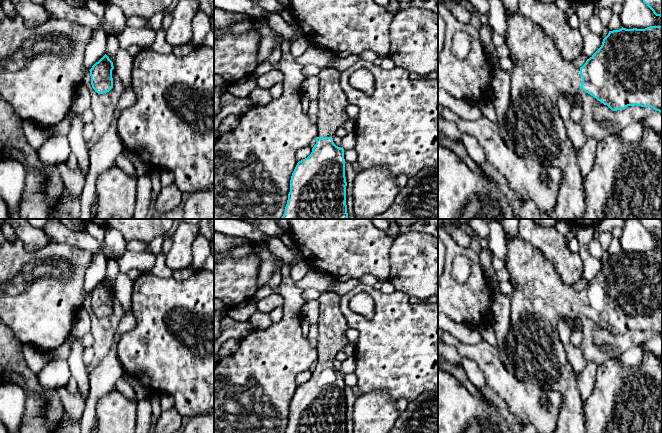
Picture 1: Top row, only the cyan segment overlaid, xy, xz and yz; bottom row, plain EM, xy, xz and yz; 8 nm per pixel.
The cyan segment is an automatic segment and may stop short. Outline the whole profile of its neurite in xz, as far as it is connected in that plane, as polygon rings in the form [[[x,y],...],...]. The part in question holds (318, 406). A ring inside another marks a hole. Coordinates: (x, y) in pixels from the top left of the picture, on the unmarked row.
[[[323,292],[317,302],[320,306],[316,346],[318,361],[311,378],[299,385],[292,397],[285,433],[347,433],[344,373],[336,370],[332,361],[349,344],[345,335],[349,326],[341,312],[337,293]]]

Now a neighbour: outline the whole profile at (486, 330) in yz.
[[[489,320],[486,321],[483,325],[479,326],[477,329],[480,332],[484,341],[486,341],[487,343],[494,347],[497,347],[495,332]]]

